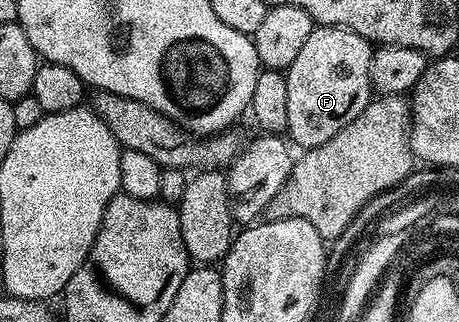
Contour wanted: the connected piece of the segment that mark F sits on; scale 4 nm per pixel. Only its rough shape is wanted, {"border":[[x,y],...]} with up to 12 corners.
{"border":[[314,27],[285,72],[287,136],[323,146],[368,106],[374,45]]}

